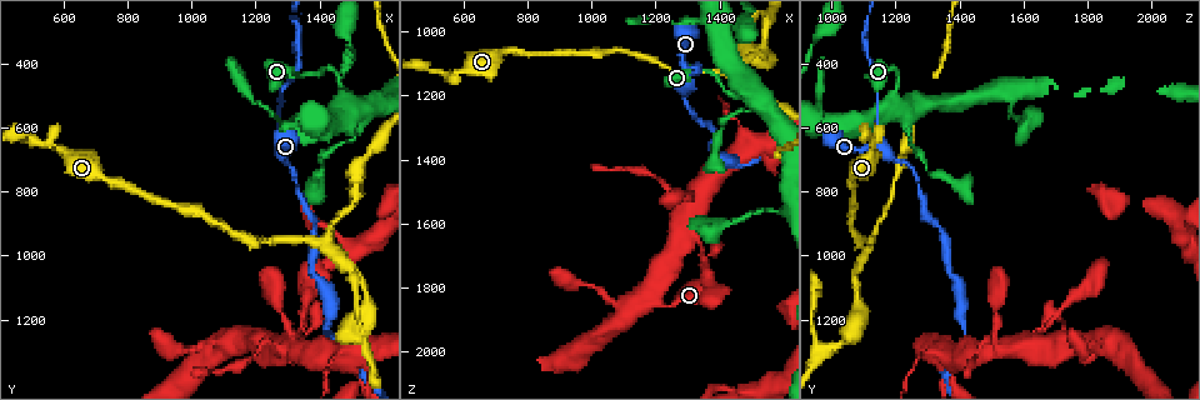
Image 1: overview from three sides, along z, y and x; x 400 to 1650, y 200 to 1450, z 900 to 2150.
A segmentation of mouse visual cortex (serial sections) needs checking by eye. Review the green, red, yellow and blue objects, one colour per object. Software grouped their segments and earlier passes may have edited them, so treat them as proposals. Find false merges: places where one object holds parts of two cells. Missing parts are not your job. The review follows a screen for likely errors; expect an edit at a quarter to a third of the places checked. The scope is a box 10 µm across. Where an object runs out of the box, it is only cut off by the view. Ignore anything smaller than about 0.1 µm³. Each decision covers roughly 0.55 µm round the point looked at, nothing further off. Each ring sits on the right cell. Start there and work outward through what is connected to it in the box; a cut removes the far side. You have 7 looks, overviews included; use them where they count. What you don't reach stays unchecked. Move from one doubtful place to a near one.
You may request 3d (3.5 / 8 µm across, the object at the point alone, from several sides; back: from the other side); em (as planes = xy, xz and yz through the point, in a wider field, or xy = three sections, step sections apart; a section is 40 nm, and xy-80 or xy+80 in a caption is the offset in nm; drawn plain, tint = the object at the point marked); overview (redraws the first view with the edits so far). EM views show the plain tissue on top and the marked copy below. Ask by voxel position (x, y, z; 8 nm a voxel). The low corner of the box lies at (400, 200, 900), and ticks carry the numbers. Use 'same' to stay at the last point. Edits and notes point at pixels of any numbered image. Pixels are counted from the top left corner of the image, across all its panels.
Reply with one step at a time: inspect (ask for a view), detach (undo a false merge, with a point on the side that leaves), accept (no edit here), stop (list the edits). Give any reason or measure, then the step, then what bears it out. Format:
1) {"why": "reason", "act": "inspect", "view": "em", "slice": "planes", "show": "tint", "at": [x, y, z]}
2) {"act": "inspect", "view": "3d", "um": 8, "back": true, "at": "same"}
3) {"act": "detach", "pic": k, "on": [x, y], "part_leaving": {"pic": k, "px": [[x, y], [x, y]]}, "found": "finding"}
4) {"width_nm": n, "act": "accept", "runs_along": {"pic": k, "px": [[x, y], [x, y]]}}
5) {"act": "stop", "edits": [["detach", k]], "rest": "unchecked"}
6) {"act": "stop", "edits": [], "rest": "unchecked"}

{"why": "small branch off a trunk", "act": "inspect", "view": "3d", "um": 3.5, "back": true, "at": [1510, 1300, 1350]}

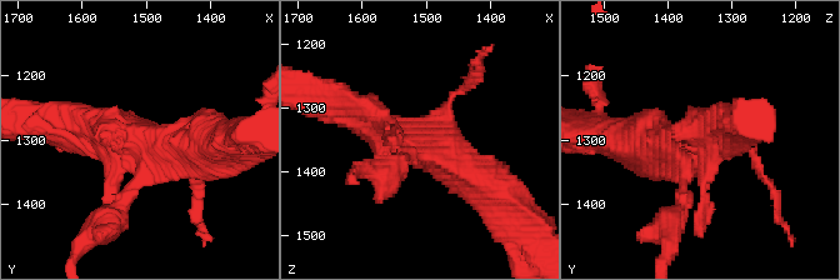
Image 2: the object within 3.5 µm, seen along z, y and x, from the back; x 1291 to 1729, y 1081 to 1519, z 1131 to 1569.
{"why": "need the tissue", "act": "inspect", "view": "em", "slice": "planes", "show": "tint", "at": [1505, 1310, 1355]}

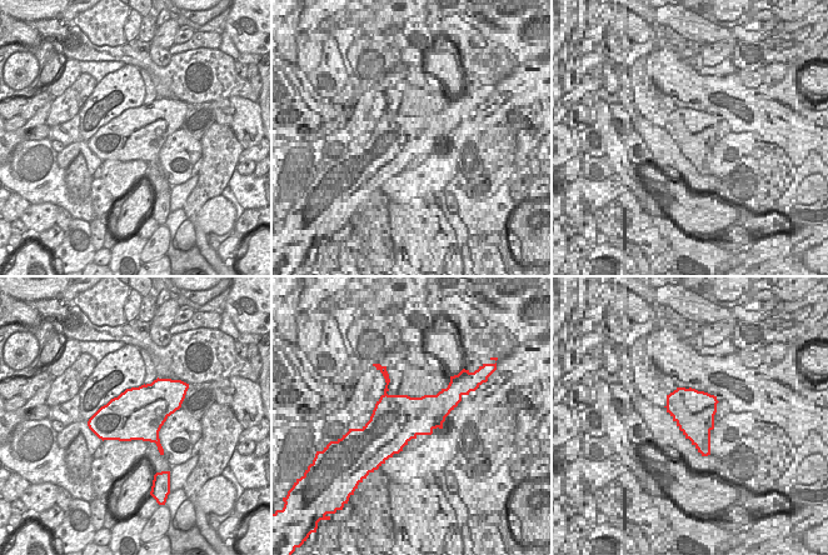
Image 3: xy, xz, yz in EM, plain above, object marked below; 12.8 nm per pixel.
{"act": "detach", "pic": 2, "on": [401, 169], "part_leaving": {"pic": 2, "px": [[681, 186], [660, 233], [640, 229]]}, "found": "a second cell is stuck on"}

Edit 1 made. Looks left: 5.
{"why": "redraw", "act": "inspect", "view": "overview"}

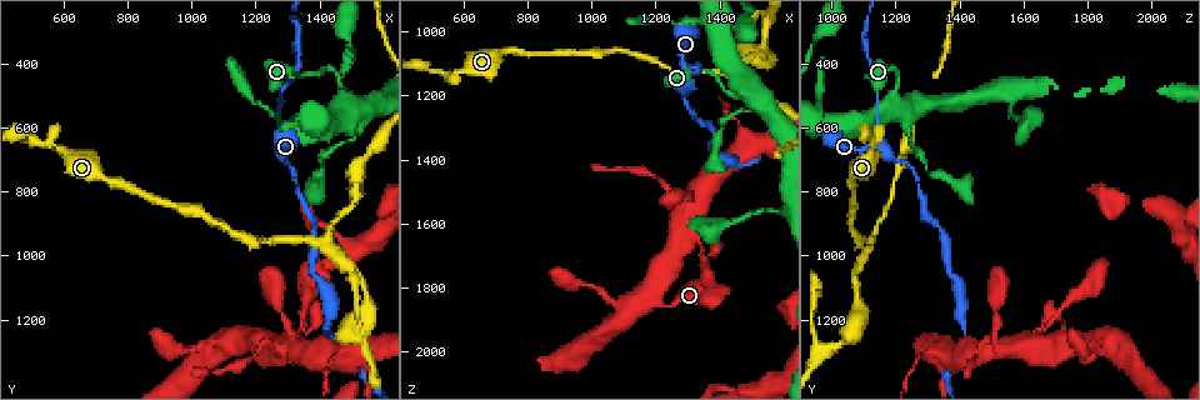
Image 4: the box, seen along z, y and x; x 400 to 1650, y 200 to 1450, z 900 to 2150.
{"why": "a fork", "act": "inspect", "view": "3d", "um": 3.5, "back": true, "at": [1400, 960, 1130]}

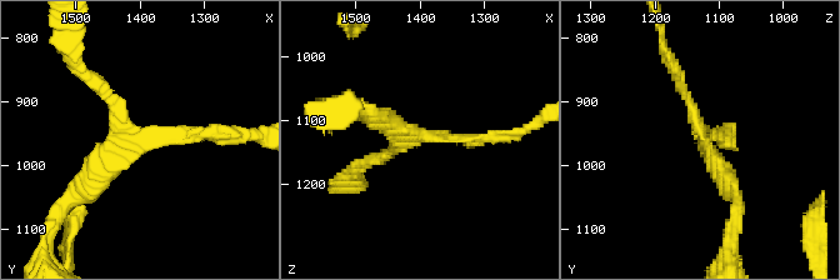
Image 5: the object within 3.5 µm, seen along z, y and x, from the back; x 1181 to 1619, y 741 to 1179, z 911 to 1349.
{"arms": 3, "arm_widths_nm": [150, 150, 300], "act": "inspect", "view": "em", "slice": "xy", "step": 5, "show": "tint", "at": [1395, 955, 1125]}

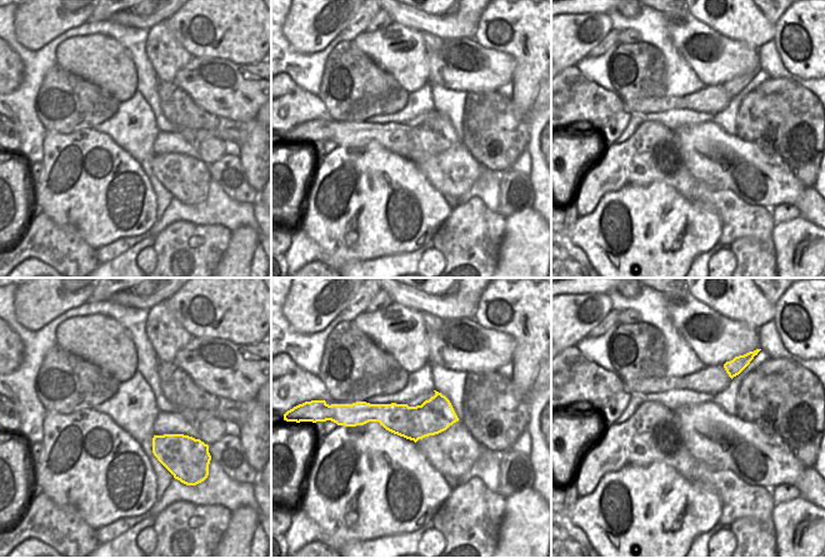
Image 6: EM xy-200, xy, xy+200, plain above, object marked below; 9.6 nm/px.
{"act": "inspect", "view": "em", "slice": "planes", "show": "tint", "at": "same"}

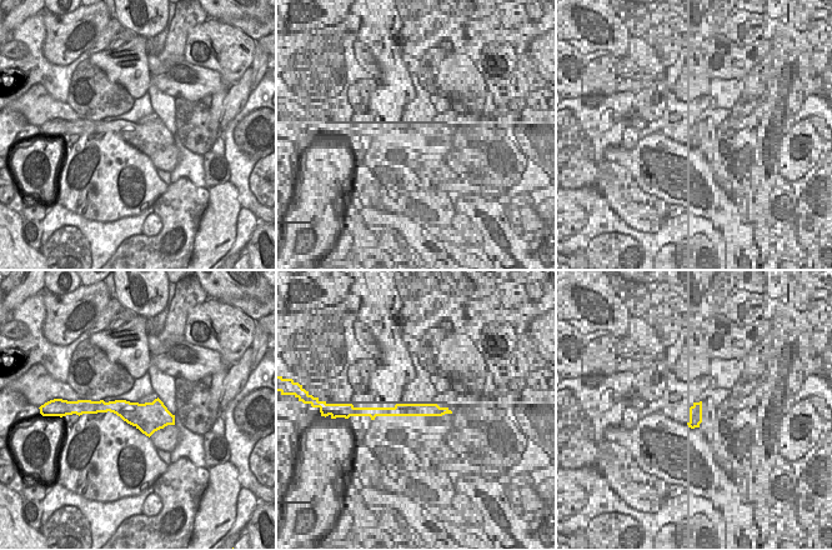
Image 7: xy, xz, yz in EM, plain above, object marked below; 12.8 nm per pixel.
{"act": "detach", "pic": 5, "on": [108, 146], "part_leaving": {"pic": 5, "px": [[163, 131], [133, 143], [71, 200]]}, "found": "a second cell is stuck on"}

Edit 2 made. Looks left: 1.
{"act": "stop", "edits": [["detach", 2], ["detach", 5]], "rest": "unchecked"}

